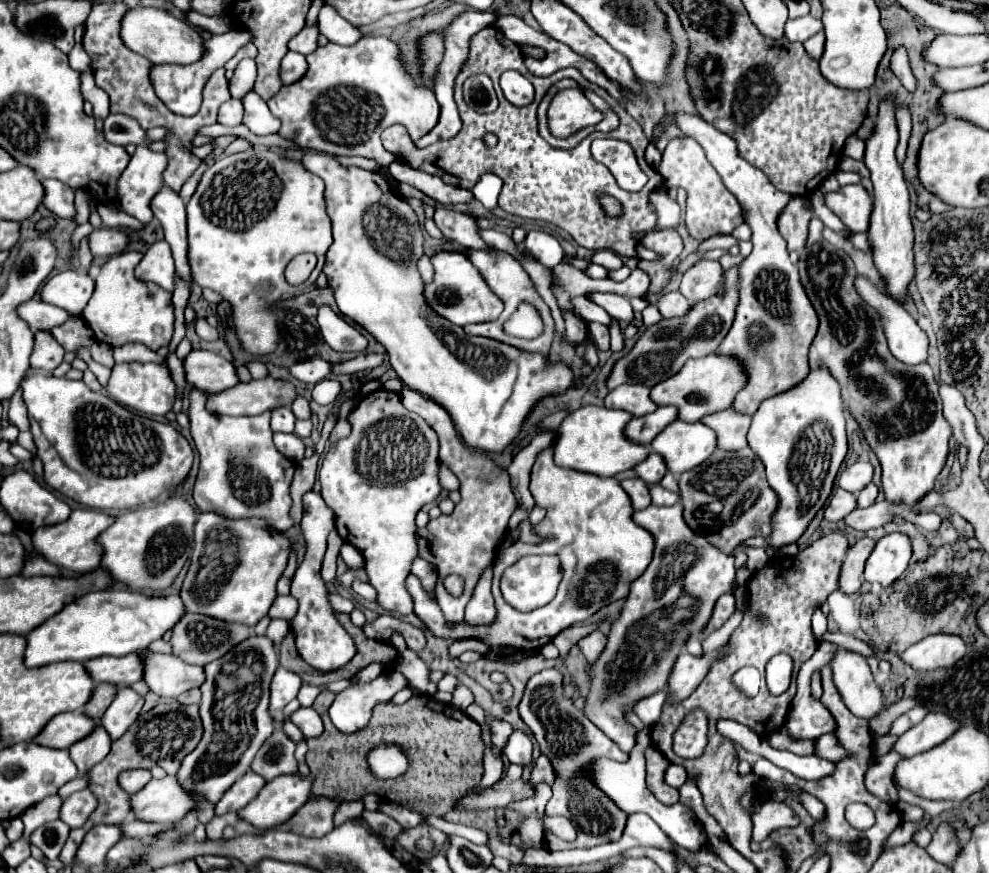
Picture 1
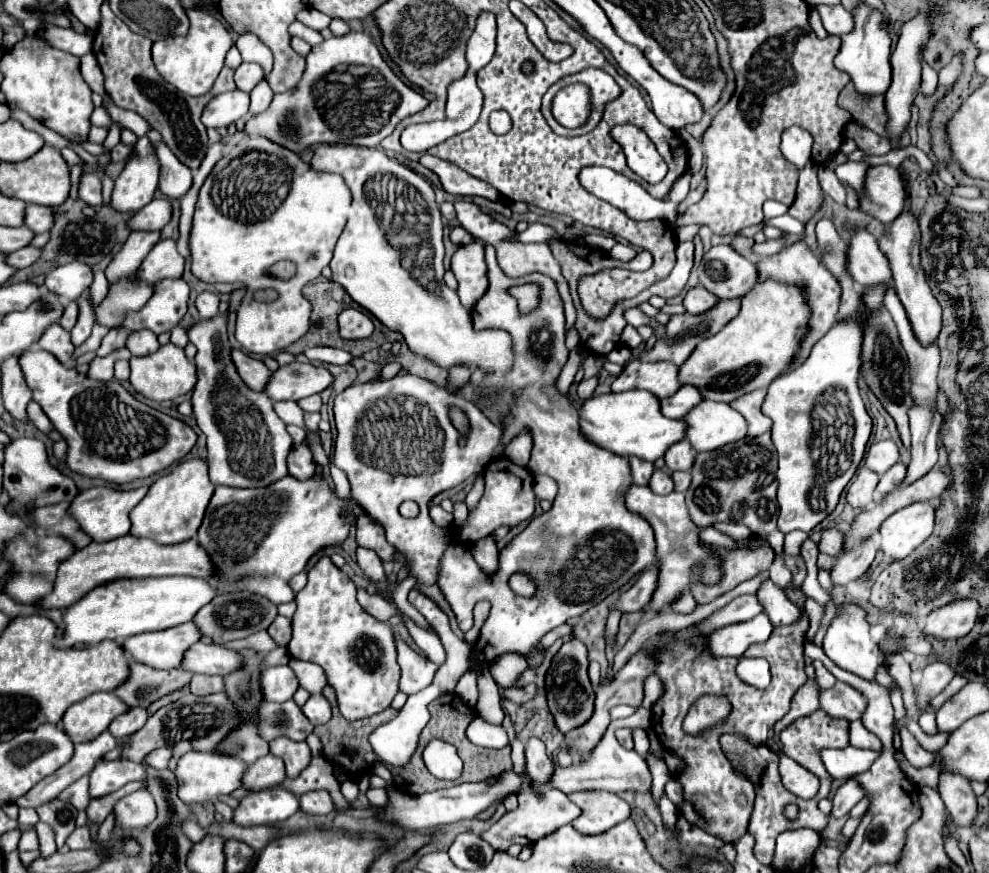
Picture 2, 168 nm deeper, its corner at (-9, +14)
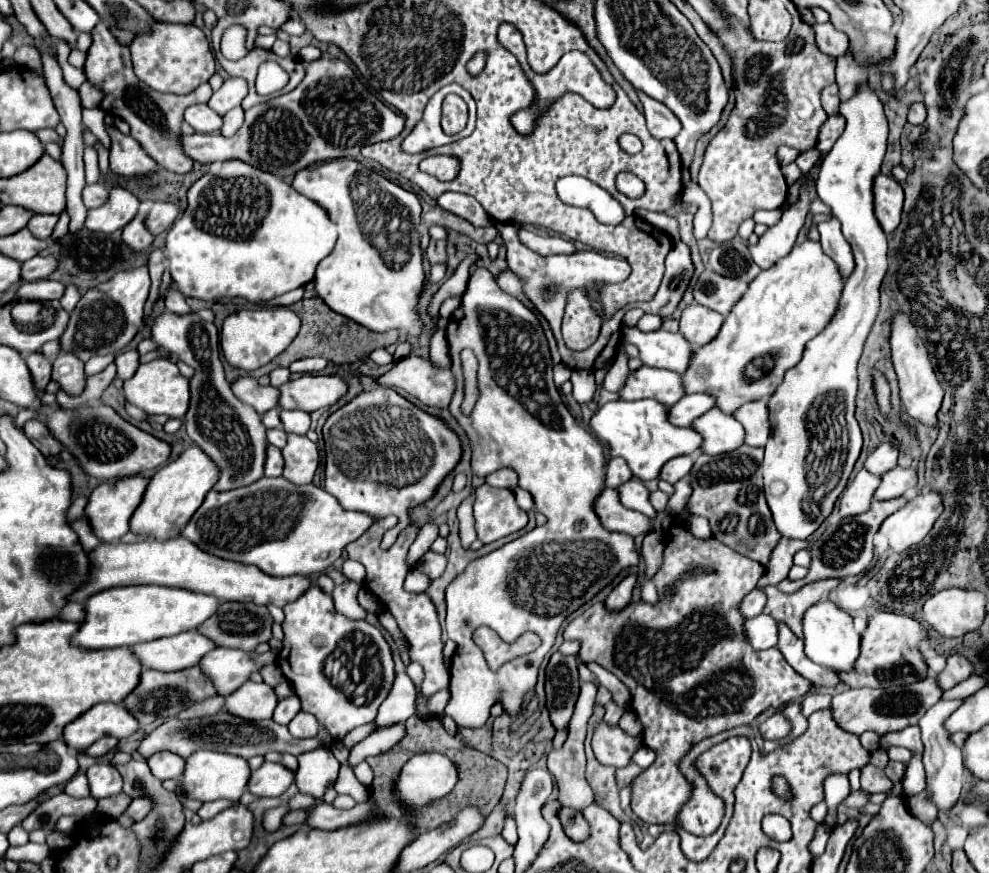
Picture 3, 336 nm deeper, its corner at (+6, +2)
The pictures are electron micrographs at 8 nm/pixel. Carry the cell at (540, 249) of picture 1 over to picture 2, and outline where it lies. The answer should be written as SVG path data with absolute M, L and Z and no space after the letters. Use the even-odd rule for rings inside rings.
M531 223L523 233L517 233L515 237L519 243L549 243L551 239L557 239L555 229L541 223Z

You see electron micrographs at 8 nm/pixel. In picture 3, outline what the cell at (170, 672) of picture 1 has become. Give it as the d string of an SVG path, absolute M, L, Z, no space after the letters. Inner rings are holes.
M212 649L198 661L200 671L212 681L218 695L230 695L236 687L248 681L250 673L258 669L258 665L248 657L246 651L240 649Z

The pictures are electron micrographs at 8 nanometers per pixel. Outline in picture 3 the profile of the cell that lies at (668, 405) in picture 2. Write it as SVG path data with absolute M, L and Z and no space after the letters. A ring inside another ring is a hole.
M704 393L684 395L676 405L672 405L668 409L668 421L676 427L690 427L696 417L700 417L702 413L706 413L712 407L714 407L712 397L708 397Z

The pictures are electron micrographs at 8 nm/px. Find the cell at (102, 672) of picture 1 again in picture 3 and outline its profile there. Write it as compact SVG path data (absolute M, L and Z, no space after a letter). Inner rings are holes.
M188 631L188 633L178 633L176 637L164 637L160 641L148 641L148 643L134 645L132 653L140 661L142 667L170 673L170 671L180 671L180 669L188 669L196 665L196 661L200 661L200 657L204 657L204 653L208 653L212 647L216 645L212 645L212 641L208 641L204 635L200 635L198 631Z

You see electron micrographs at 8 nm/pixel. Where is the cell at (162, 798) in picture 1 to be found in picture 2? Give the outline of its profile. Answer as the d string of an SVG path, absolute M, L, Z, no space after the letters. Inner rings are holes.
M189 751L185 753L177 763L177 777L179 777L179 797L191 805L191 803L203 803L211 801L221 793L233 793L243 783L243 773L247 771L247 763L239 761L239 757L223 755L217 751Z

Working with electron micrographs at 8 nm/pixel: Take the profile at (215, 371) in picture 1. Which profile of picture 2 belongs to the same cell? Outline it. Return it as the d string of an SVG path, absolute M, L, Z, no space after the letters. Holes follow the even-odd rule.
M233 349L233 363L237 365L237 371L241 379L253 389L253 391L263 391L263 385L267 385L267 377L271 377L271 371L265 367L261 359L255 359L239 349Z

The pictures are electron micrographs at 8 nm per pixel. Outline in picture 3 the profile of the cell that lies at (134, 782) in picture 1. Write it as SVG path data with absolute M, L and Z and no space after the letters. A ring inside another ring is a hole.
M156 753L148 759L148 767L154 777L160 781L164 779L178 779L184 771L184 759L176 757L174 753Z

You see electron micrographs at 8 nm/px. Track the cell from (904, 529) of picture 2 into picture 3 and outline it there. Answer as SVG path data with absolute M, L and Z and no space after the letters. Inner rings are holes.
M924 491L916 495L912 501L908 501L902 509L892 513L882 523L880 533L886 535L894 553L902 553L904 549L920 543L926 537L940 513L940 495L936 491Z

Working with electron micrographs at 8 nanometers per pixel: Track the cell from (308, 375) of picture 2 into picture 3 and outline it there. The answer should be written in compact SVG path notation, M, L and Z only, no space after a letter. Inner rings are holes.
M302 375L278 387L282 409L302 409L316 411L334 405L344 393L346 383L338 375Z

